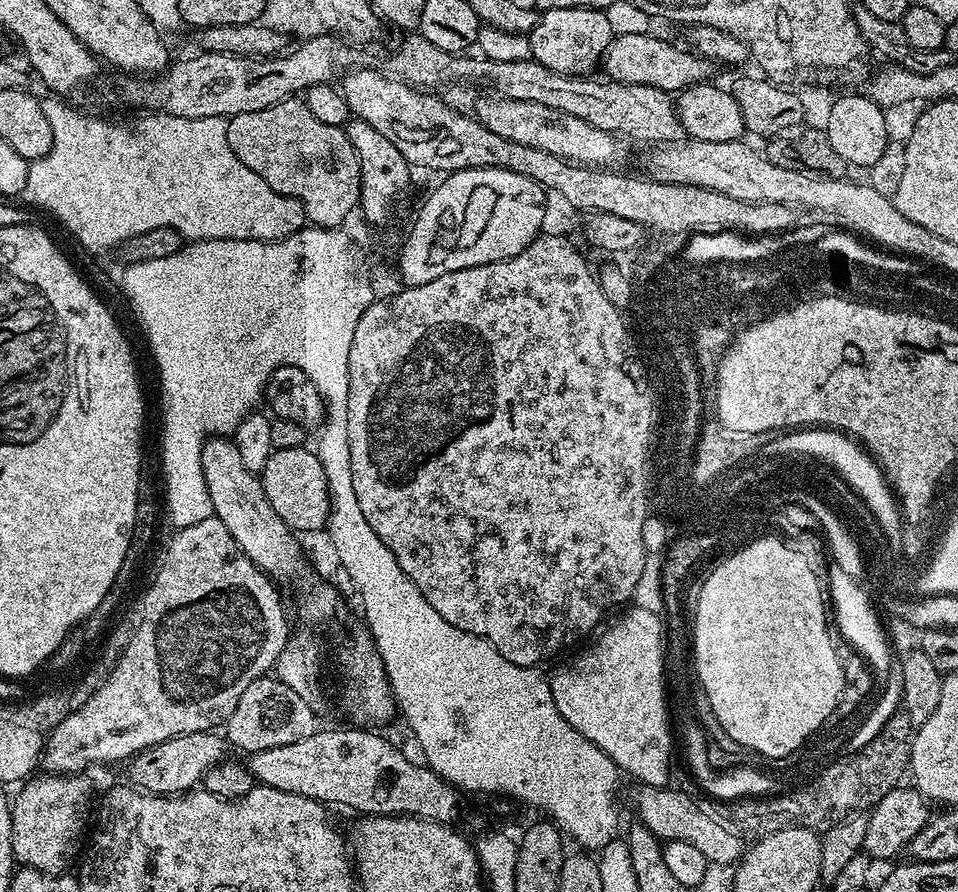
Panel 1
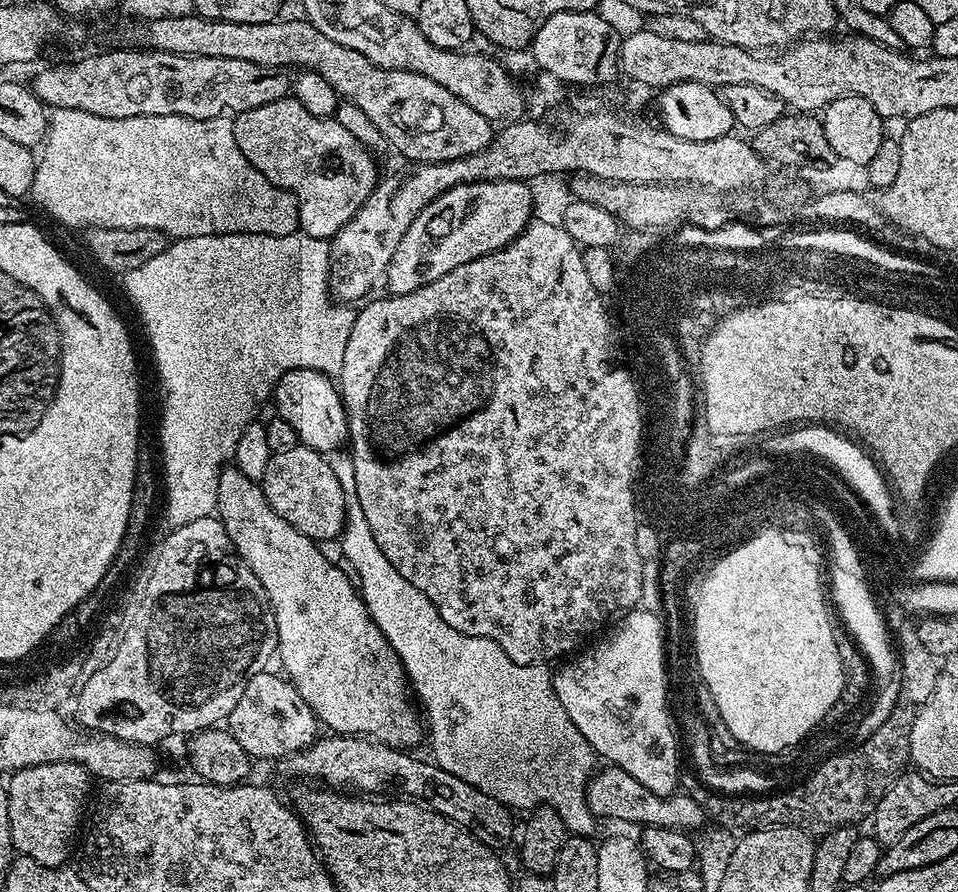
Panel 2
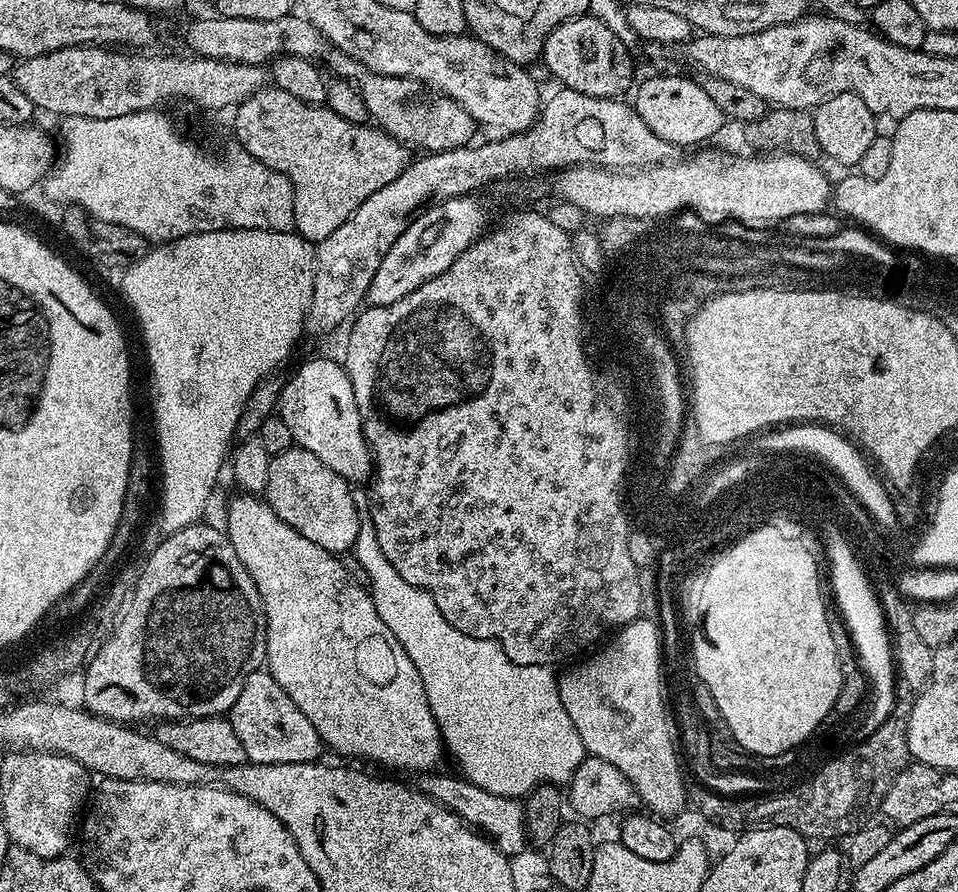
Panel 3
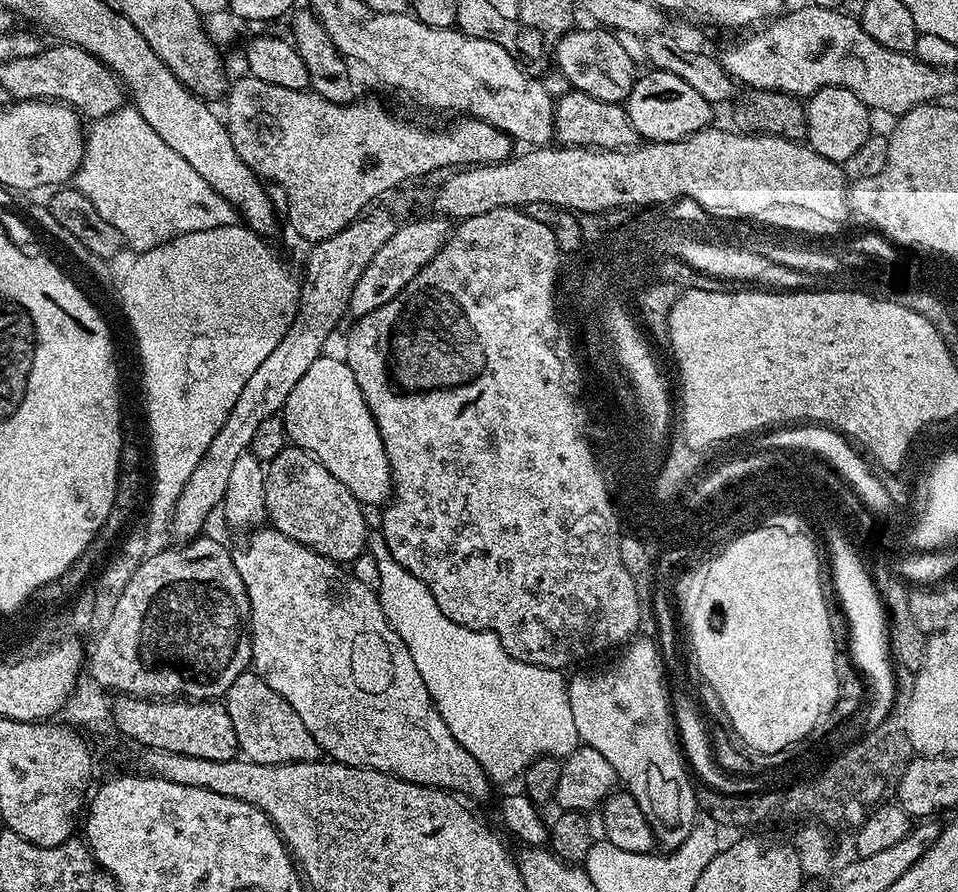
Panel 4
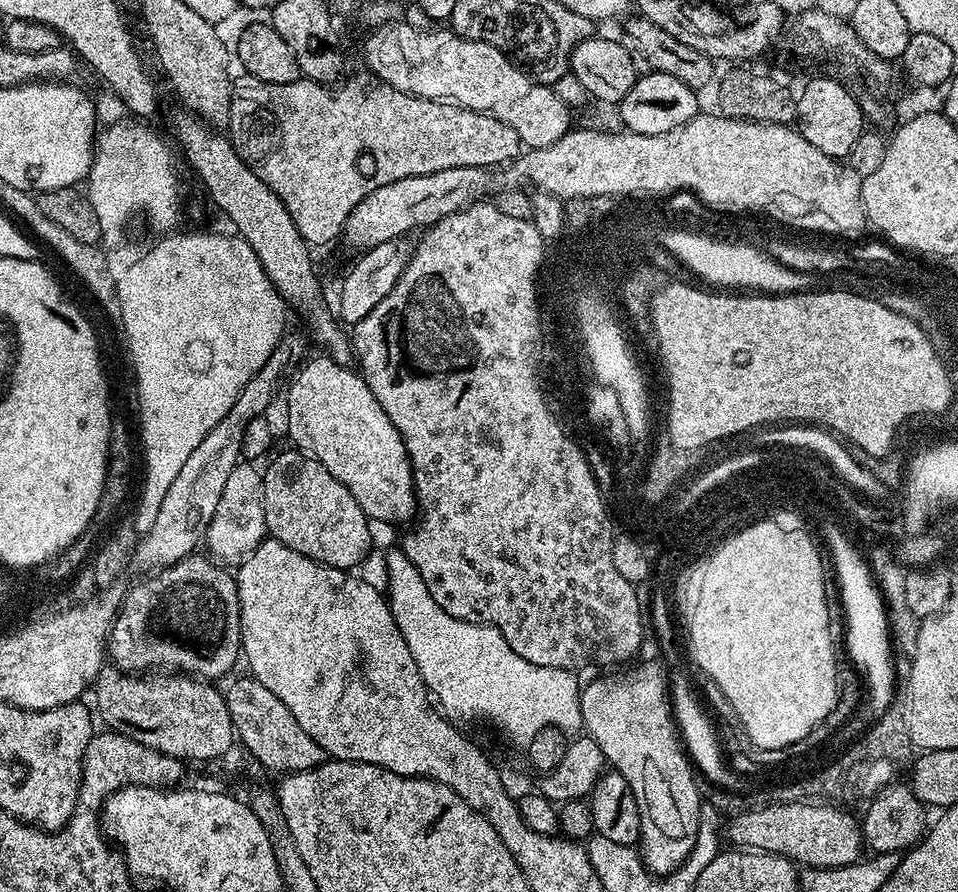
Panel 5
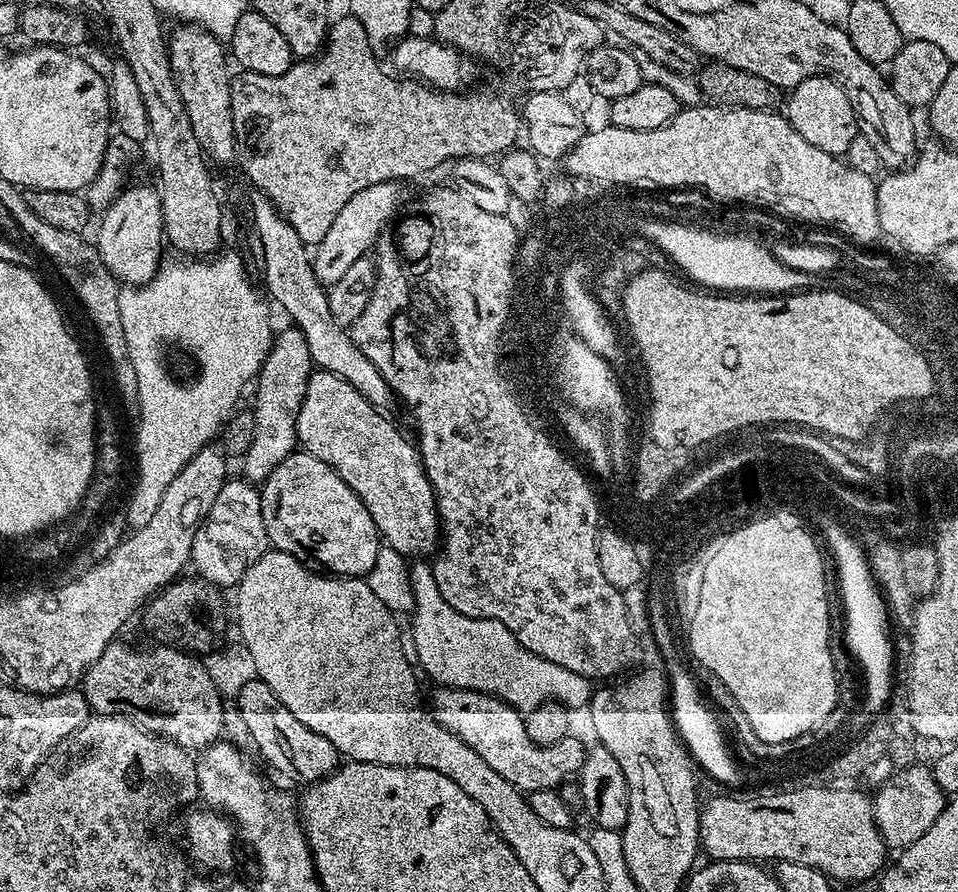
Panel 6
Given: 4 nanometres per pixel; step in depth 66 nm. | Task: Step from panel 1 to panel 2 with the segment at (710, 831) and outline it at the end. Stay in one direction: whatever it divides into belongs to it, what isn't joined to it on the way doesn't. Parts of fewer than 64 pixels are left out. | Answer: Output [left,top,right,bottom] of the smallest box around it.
[584,766,706,830]

